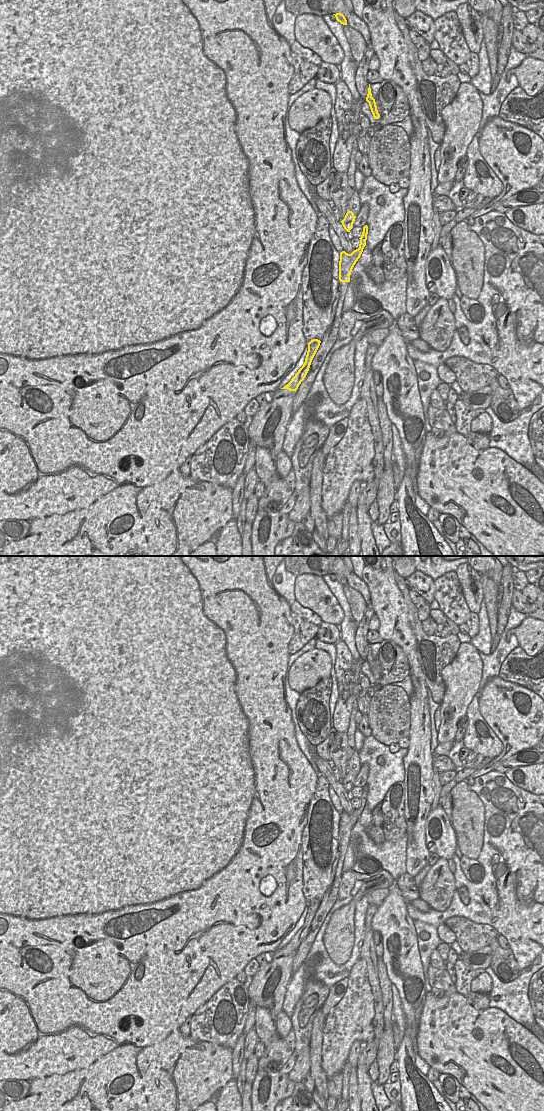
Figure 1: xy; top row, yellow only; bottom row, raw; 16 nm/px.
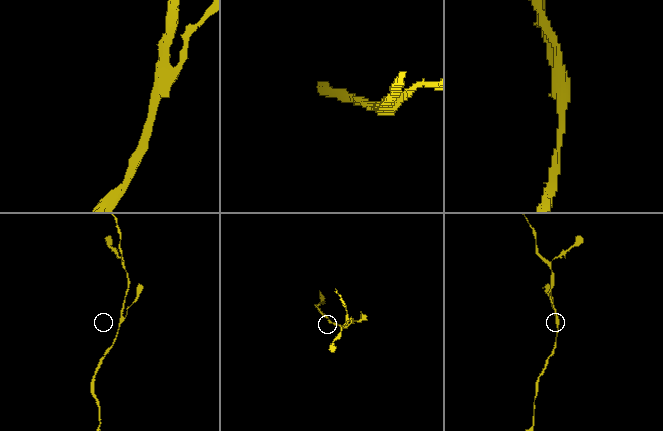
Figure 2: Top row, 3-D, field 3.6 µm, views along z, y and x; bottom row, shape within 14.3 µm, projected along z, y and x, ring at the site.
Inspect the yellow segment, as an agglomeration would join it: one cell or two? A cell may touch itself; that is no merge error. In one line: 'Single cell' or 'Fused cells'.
Fused cells.

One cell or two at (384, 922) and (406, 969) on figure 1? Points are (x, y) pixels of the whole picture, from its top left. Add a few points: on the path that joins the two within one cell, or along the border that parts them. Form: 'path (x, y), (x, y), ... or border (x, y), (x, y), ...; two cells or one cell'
path (396, 931), (400, 935), (402, 957); one cell

